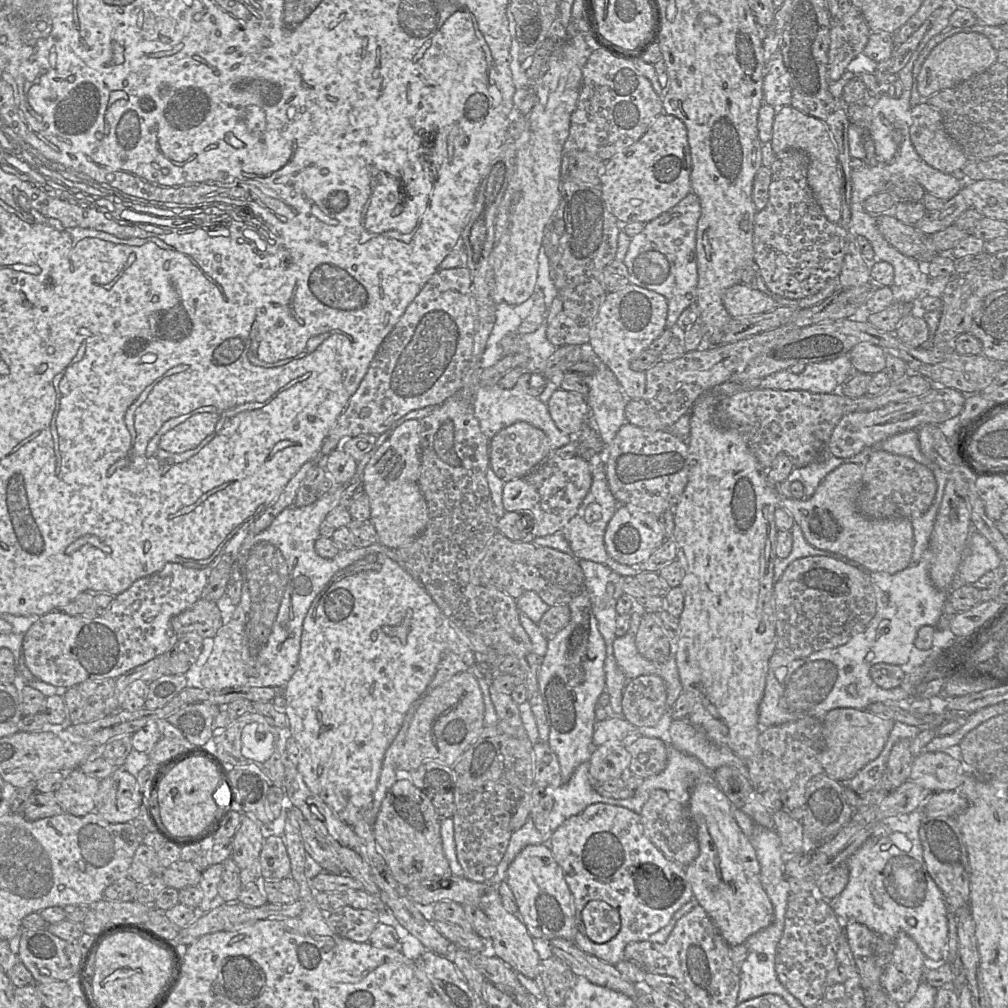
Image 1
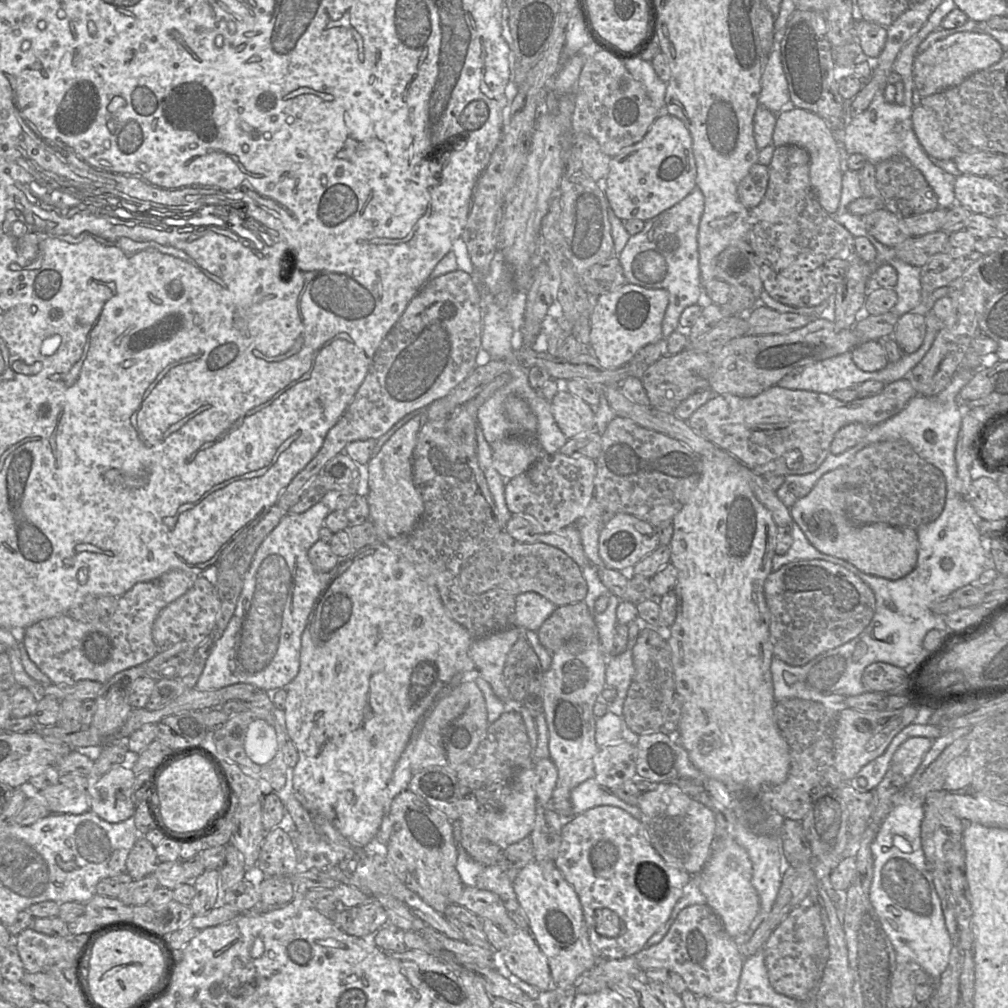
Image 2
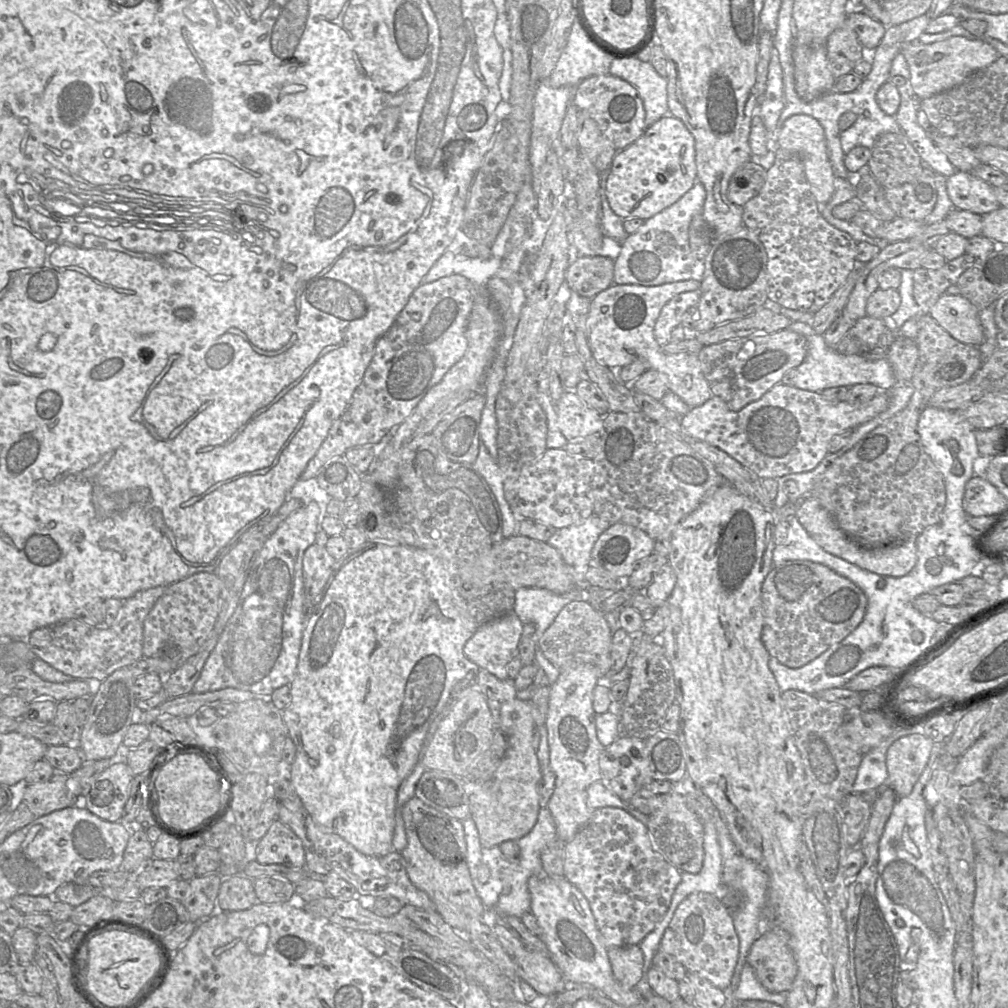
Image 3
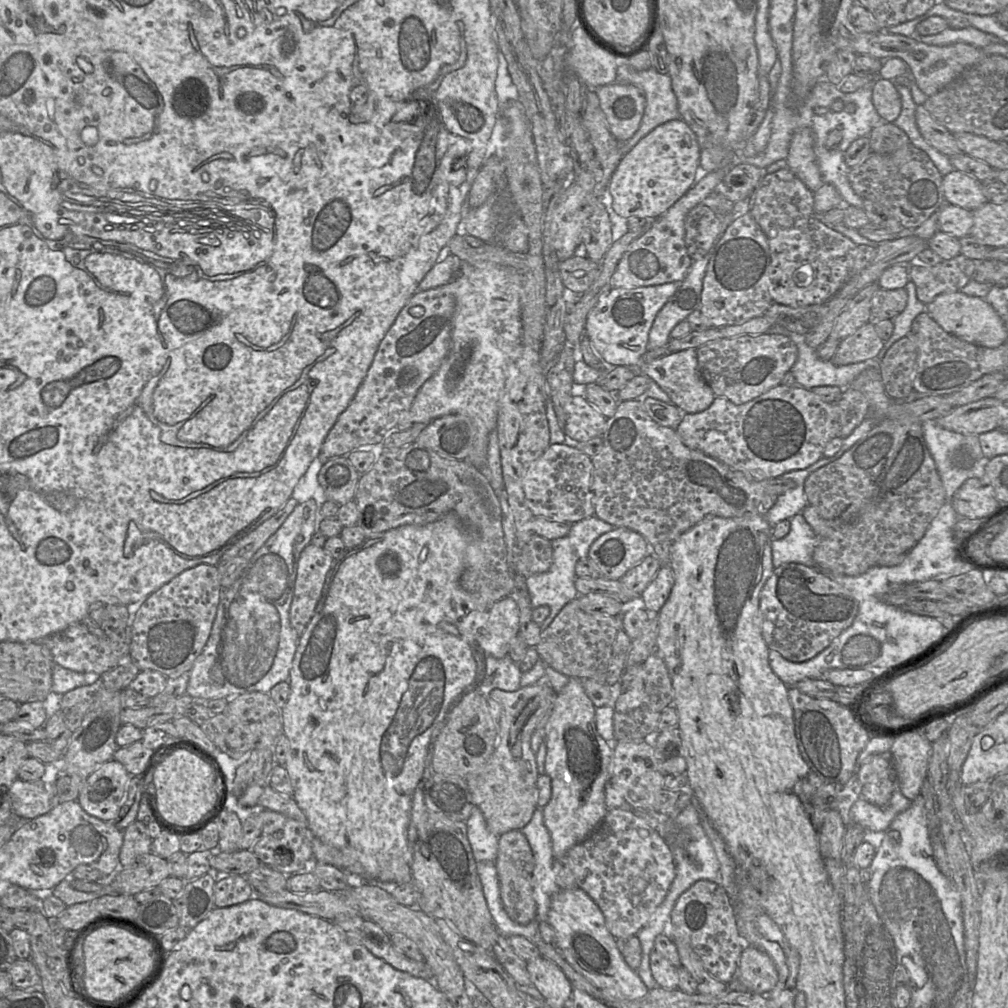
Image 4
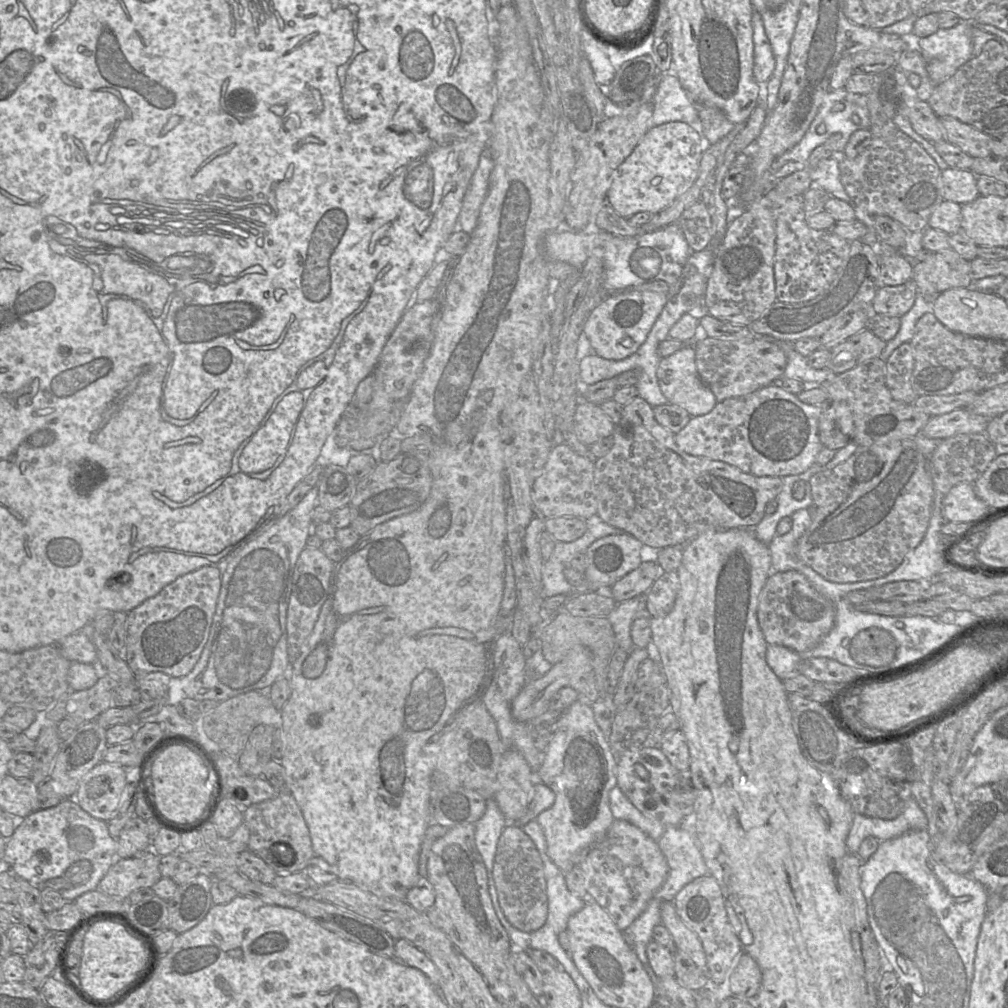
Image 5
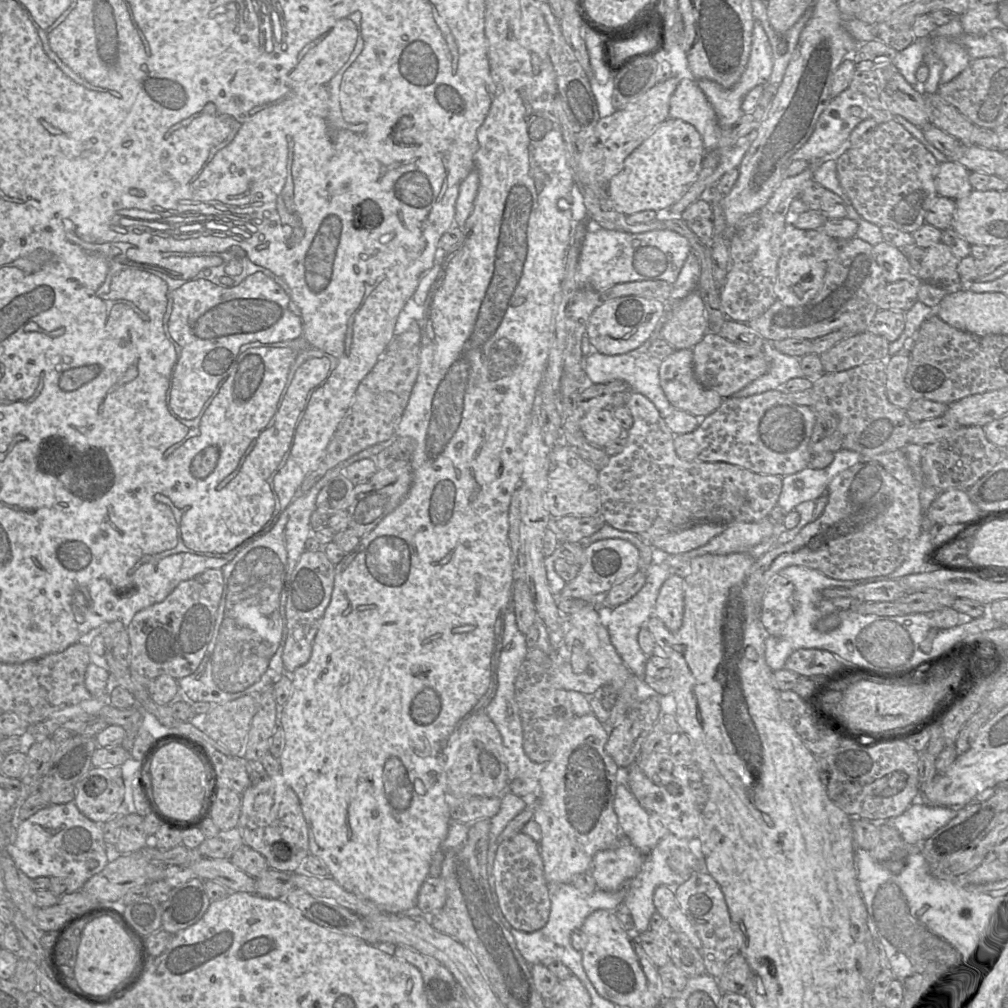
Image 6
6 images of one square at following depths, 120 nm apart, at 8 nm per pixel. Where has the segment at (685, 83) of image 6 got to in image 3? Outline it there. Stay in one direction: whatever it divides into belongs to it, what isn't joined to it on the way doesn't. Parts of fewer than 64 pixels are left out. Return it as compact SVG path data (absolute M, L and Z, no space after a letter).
M638 58L612 60L610 74L637 89L645 109L646 128L668 114L668 80L660 76L650 62Z

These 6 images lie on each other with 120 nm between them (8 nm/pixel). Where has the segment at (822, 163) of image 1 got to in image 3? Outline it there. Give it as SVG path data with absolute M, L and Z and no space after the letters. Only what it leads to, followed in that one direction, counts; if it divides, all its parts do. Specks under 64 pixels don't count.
M806 114L792 115L786 119L778 131L775 145L775 148L787 150L800 157L813 196L820 206L827 204L834 193L835 174L829 160L826 138L821 124Z

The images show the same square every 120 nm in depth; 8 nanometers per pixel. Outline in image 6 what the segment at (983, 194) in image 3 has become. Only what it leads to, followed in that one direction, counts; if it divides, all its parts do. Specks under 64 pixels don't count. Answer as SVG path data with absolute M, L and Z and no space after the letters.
M957 161L939 163L935 177L935 187L939 196L957 200L968 195L972 190L969 171Z

